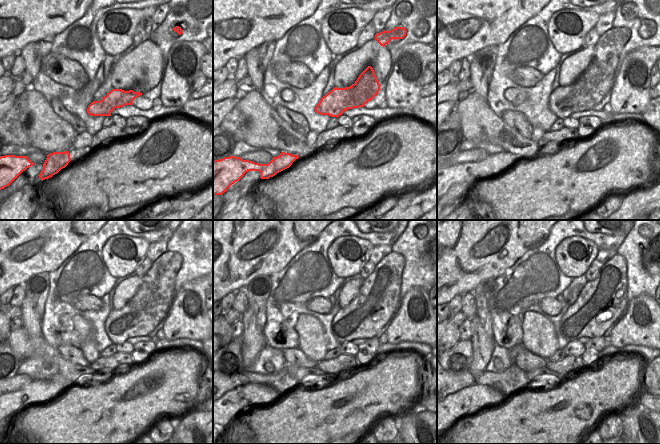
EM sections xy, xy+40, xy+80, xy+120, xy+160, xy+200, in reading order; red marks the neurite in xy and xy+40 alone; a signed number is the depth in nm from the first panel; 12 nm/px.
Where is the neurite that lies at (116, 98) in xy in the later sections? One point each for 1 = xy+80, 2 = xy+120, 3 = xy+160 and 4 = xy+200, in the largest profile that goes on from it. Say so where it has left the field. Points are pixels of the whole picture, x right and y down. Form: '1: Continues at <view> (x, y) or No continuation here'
1: Continues at xy+80 (591, 87)
2: Continues at xy+120 (149, 306)
3: Continues at xy+160 (372, 308)
4: Continues at xy+200 (579, 319)

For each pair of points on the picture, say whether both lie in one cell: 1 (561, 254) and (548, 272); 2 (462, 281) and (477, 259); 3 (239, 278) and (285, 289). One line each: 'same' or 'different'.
1: different
2: same
3: different

